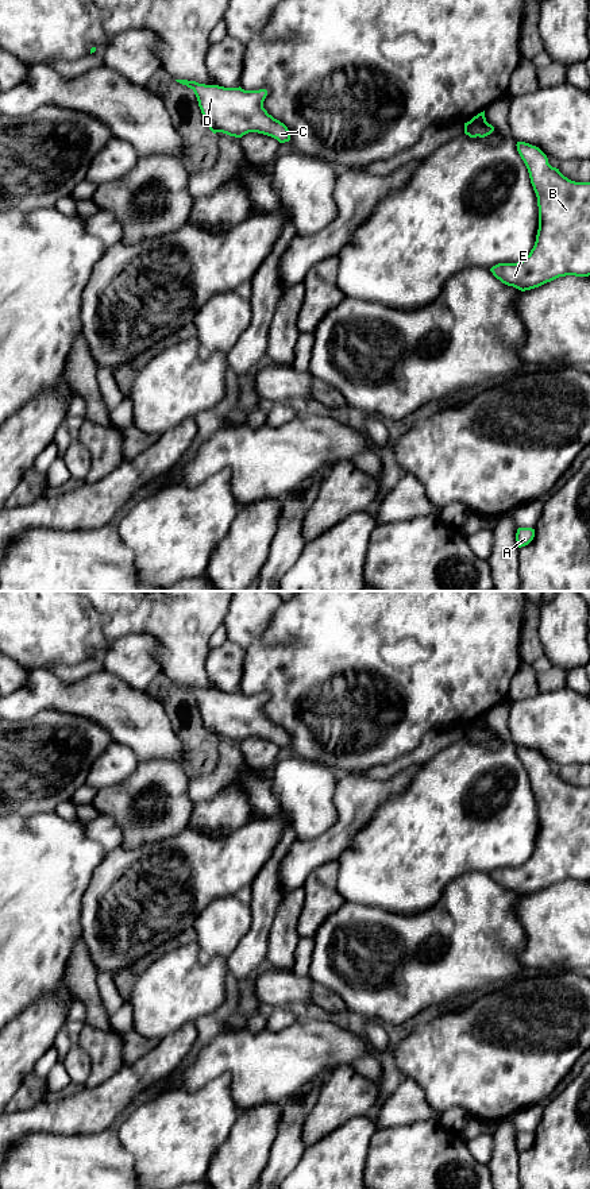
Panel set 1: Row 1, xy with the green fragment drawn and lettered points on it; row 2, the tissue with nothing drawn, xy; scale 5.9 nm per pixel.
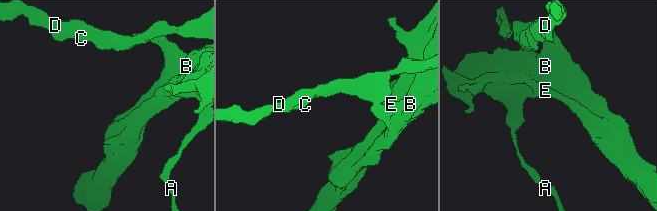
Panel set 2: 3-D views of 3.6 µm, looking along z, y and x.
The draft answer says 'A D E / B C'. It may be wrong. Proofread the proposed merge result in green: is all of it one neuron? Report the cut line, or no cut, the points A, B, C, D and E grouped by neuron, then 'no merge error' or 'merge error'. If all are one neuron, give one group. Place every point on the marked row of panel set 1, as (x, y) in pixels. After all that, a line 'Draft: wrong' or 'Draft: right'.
cut xy (470, 120), (485, 122); groups A B E / C D; merge error
Draft: wrong

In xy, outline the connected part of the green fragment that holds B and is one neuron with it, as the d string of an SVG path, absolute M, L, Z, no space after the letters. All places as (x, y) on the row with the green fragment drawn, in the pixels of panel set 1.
M517 142L537 197L539 229L531 252L517 263L498 263L493 275L521 292L559 277L590 275L590 182L575 182L548 163L536 146Z

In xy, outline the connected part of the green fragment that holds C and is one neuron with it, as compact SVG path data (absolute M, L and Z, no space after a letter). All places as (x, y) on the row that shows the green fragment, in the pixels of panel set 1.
M188 80L176 81L194 92L204 123L213 134L223 132L242 138L248 132L258 132L279 143L290 140L288 127L263 108L266 89L244 90L240 86L224 88Z

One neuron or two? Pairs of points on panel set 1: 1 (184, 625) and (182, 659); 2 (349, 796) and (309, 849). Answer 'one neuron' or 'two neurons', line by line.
1: one neuron
2: one neuron

